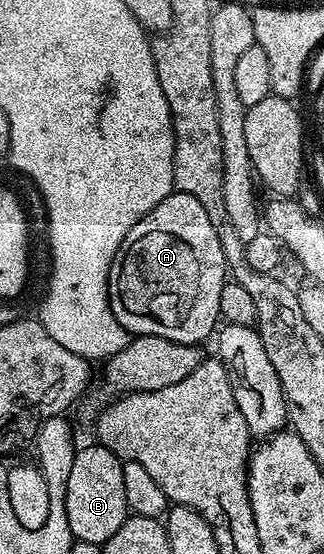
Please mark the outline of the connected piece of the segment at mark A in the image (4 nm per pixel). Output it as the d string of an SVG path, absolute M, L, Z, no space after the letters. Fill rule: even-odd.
M173 191L126 235L108 272L108 302L118 323L122 323L129 334L142 337L158 335L167 341L196 347L201 344L199 341L217 332L216 321L221 320L218 299L222 299L225 280L222 243L216 225L210 223L206 207L202 207L194 195Z

